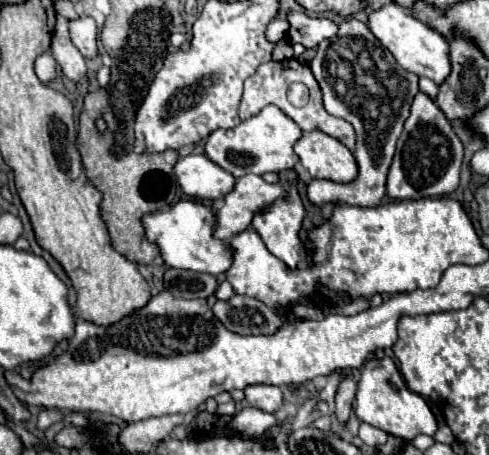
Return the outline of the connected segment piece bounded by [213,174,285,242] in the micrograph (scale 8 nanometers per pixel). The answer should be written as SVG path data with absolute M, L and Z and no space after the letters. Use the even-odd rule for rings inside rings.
M247 174L235 182L235 188L225 194L225 204L215 212L215 230L213 236L229 242L237 232L245 230L255 212L273 200L285 196L281 184L267 184L257 174Z

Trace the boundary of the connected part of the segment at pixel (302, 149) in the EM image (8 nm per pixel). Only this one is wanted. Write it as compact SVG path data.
M321 130L303 132L295 142L295 154L311 178L351 182L357 176L357 162L349 148Z

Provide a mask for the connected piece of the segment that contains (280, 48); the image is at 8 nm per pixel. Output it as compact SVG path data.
M279 40L273 50L273 60L287 60L287 58L293 58L293 48L289 40Z

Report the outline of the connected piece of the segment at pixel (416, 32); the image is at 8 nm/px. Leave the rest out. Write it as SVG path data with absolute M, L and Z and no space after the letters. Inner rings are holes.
M397 2L385 4L379 10L373 10L369 14L367 26L371 34L393 54L393 58L401 68L415 72L419 76L427 76L437 84L441 84L445 76L449 76L451 64L449 64L449 46L445 38L437 30L433 30L427 22L417 20L413 14L409 14L409 10L405 10Z

